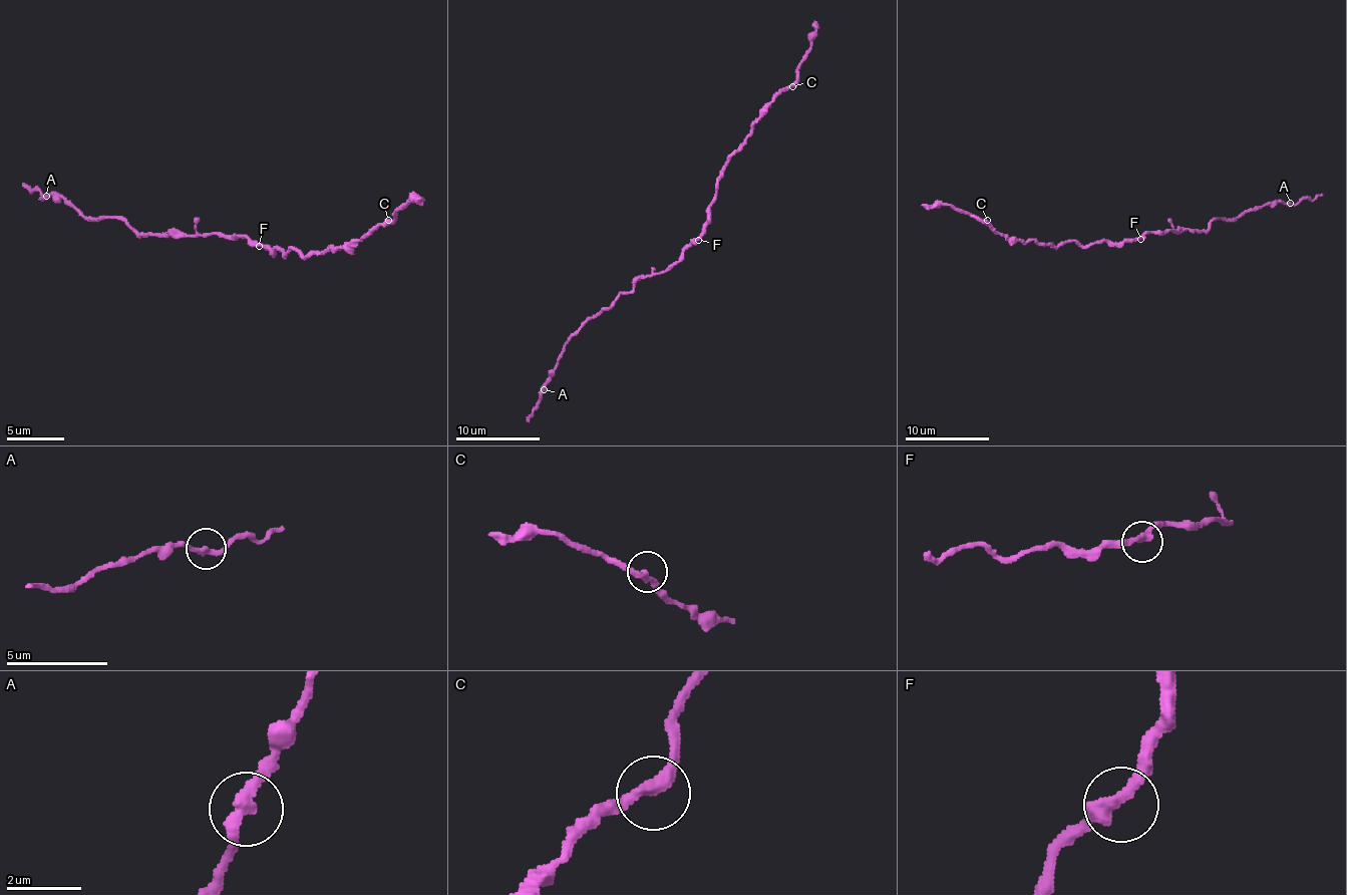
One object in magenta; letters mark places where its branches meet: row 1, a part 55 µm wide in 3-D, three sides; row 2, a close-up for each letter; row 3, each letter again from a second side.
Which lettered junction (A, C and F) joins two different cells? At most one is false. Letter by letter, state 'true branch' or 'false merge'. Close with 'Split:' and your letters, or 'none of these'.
A: true branch
C: true branch
F: true branch
Split: none of these

